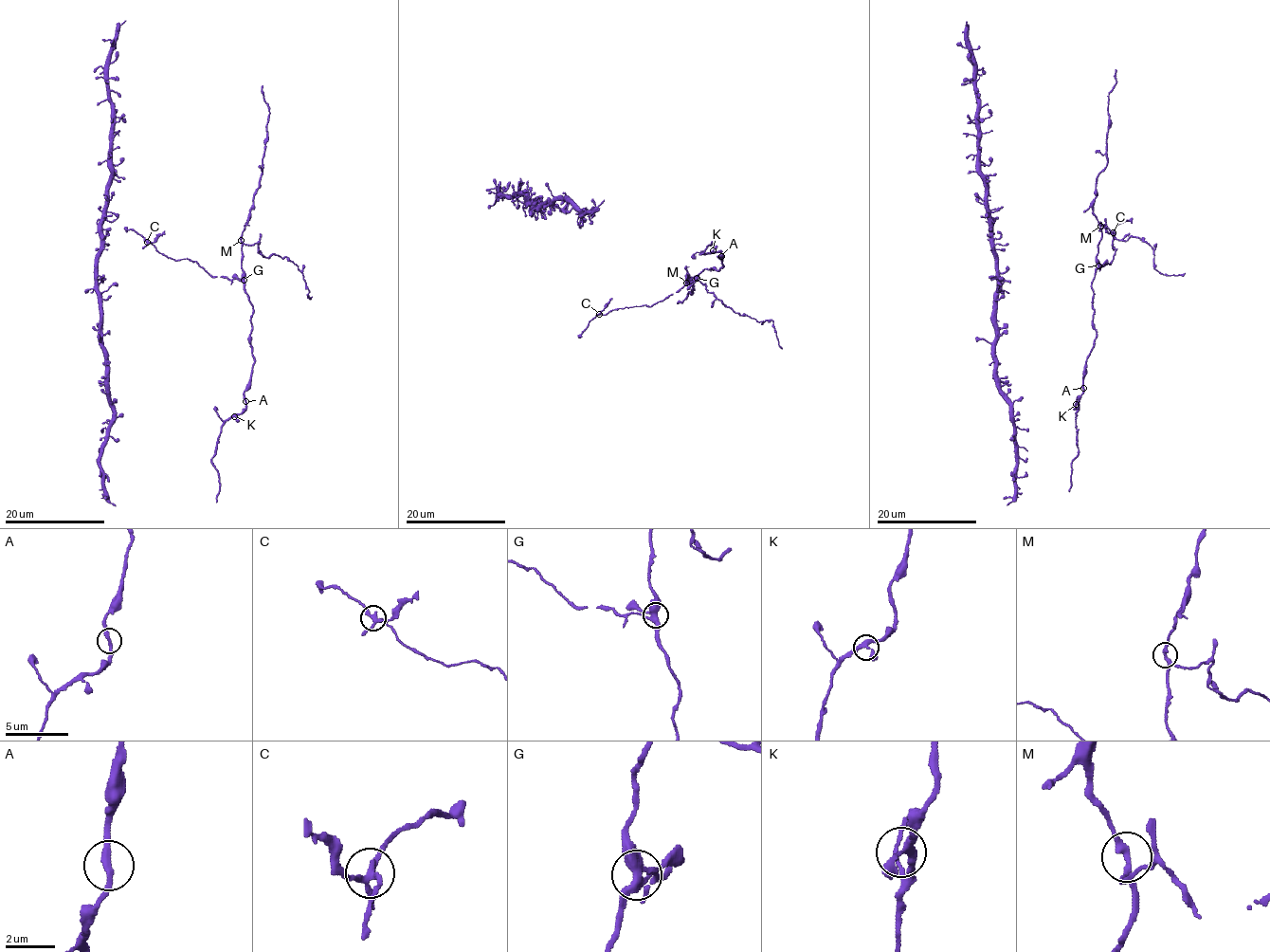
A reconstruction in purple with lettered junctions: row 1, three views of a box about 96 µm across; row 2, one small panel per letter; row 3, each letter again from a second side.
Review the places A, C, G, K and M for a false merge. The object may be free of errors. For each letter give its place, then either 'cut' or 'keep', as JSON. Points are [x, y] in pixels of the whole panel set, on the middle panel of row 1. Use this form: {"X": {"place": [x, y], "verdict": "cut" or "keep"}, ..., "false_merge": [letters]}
{"A": {"place": [721, 256], "verdict": "keep"}, "C": {"place": [599, 314], "verdict": "cut"}, "G": {"place": [697, 278], "verdict": "keep"}, "K": {"place": [713, 250], "verdict": "keep"}, "M": {"place": [686, 283], "verdict": "keep"}, "false_merge": ["C"]}

